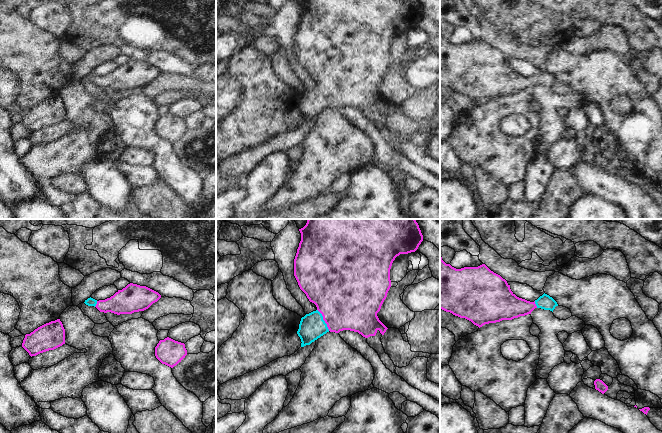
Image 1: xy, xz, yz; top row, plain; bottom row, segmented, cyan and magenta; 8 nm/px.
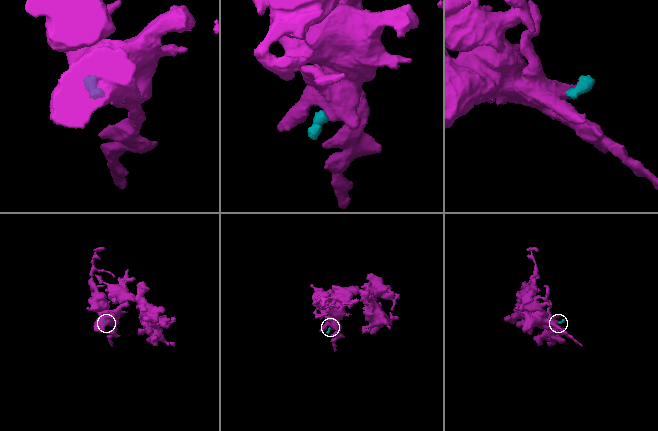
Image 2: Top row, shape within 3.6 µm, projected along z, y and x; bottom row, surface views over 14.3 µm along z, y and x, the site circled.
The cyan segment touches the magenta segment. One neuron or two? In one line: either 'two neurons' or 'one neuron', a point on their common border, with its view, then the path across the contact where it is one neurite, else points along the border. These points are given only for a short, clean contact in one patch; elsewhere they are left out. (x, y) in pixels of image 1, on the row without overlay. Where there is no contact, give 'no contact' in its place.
one neuron | xz (323, 96) | across xz (312, 102), (323, 96), (333, 90), (347, 76)

